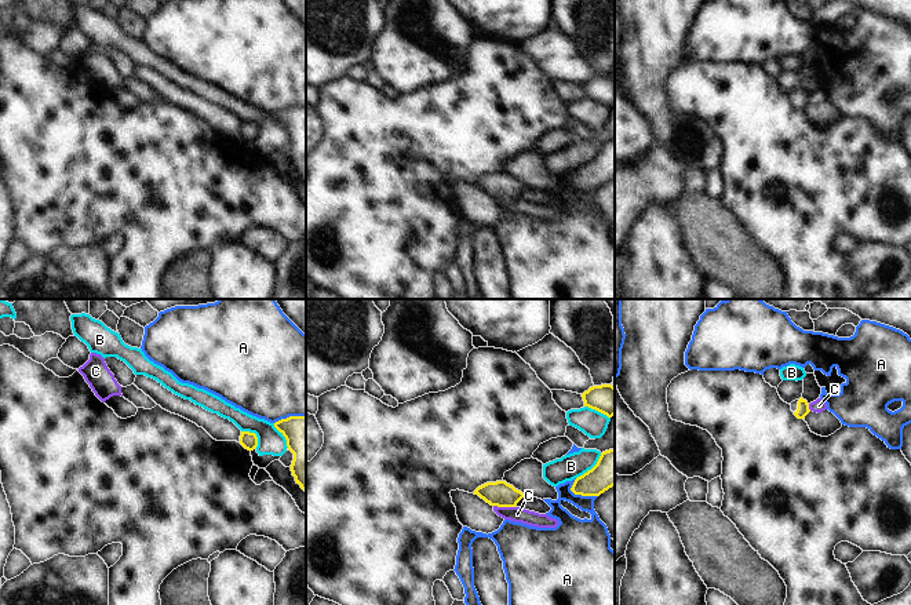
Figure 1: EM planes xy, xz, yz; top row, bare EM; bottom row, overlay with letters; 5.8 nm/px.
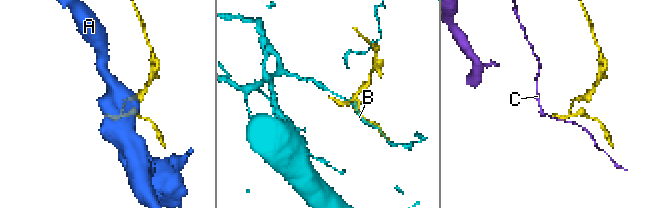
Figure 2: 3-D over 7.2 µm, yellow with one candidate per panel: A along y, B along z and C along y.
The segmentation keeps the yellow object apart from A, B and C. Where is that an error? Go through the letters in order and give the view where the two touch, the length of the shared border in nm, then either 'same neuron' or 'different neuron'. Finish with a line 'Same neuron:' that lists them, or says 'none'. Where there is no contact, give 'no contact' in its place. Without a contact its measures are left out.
A: xz | 180 nm | different neuron
B: xz | 220 nm | different neuron
C: xz | 130 nm | different neuron
Same neuron: none

